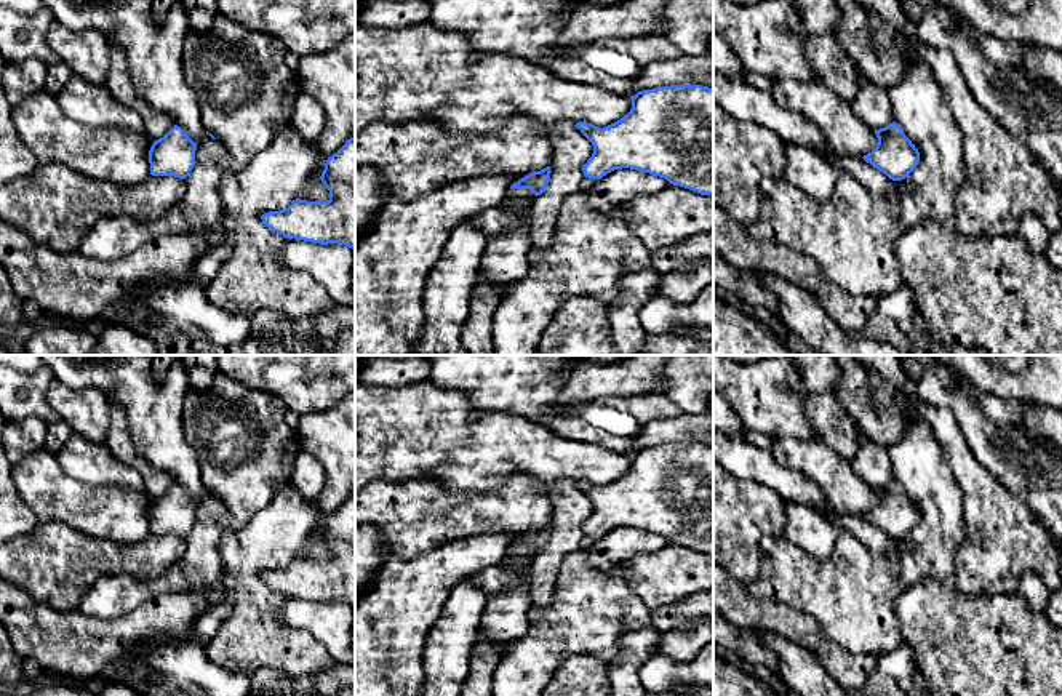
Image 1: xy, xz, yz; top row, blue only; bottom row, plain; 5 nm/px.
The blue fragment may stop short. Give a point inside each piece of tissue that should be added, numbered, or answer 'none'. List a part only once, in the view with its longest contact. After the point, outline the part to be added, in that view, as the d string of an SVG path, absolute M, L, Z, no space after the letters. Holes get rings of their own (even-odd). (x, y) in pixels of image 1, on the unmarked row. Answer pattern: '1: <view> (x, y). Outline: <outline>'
none

